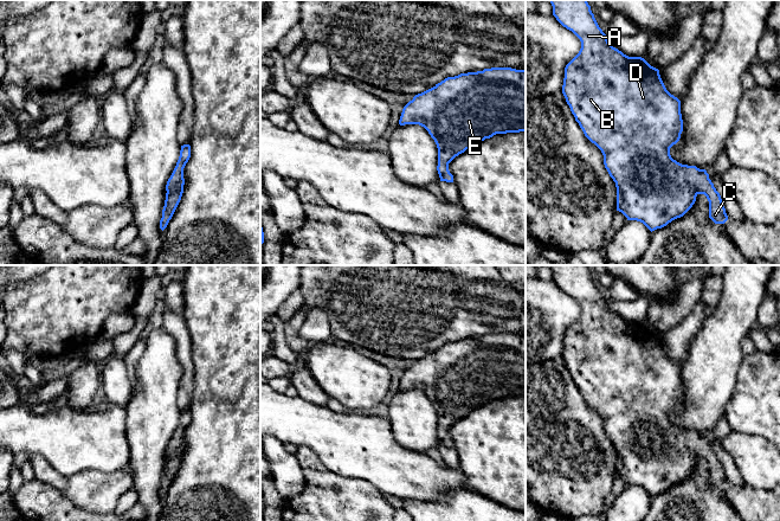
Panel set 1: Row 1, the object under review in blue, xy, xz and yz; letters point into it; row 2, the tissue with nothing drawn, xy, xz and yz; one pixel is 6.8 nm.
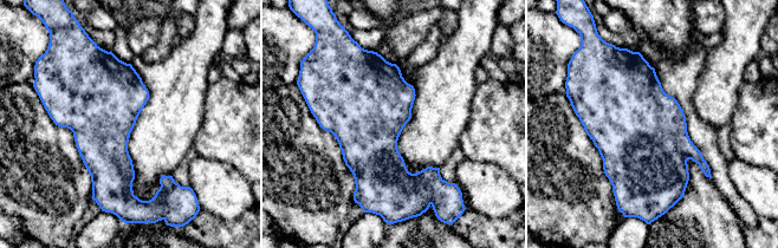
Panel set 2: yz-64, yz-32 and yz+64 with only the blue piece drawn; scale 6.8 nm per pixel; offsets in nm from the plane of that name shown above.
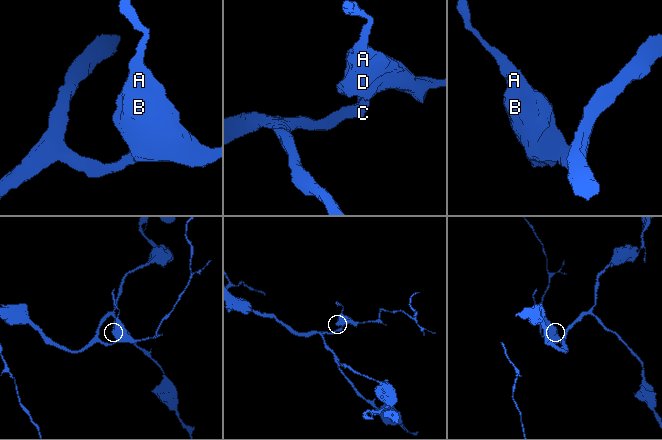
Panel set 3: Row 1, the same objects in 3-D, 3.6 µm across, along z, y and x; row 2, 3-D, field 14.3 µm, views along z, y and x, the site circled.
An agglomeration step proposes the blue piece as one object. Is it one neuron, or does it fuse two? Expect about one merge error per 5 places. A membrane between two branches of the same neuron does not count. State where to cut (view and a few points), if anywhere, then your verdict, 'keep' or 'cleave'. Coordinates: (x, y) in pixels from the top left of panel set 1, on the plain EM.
cut none; keep

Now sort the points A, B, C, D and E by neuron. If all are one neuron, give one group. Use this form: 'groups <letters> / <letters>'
groups A B C D E

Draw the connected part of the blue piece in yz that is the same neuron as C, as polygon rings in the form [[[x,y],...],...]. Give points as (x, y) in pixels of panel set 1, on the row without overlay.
[[[587,265],[549,266],[556,285],[581,307],[579,319],[565,333],[562,359],[585,401],[604,420],[605,433],[617,452],[617,476],[621,477],[627,485],[643,488],[652,497],[683,482],[695,469],[696,462],[704,459],[709,467],[709,483],[715,489],[724,489],[728,481],[707,436],[682,430],[670,420],[670,413],[681,404],[683,385],[681,366],[666,355],[659,335],[642,322],[628,322],[613,313],[599,292]]]

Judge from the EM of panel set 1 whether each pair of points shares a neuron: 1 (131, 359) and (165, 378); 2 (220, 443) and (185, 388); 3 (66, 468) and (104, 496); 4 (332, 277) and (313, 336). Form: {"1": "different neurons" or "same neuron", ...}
{"1": "different neurons", "2": "different neurons", "3": "different neurons", "4": "different neurons"}

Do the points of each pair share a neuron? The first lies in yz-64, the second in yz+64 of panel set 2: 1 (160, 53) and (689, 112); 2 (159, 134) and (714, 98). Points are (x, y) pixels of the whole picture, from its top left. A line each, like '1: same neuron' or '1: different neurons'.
1: same neuron
2: same neuron

